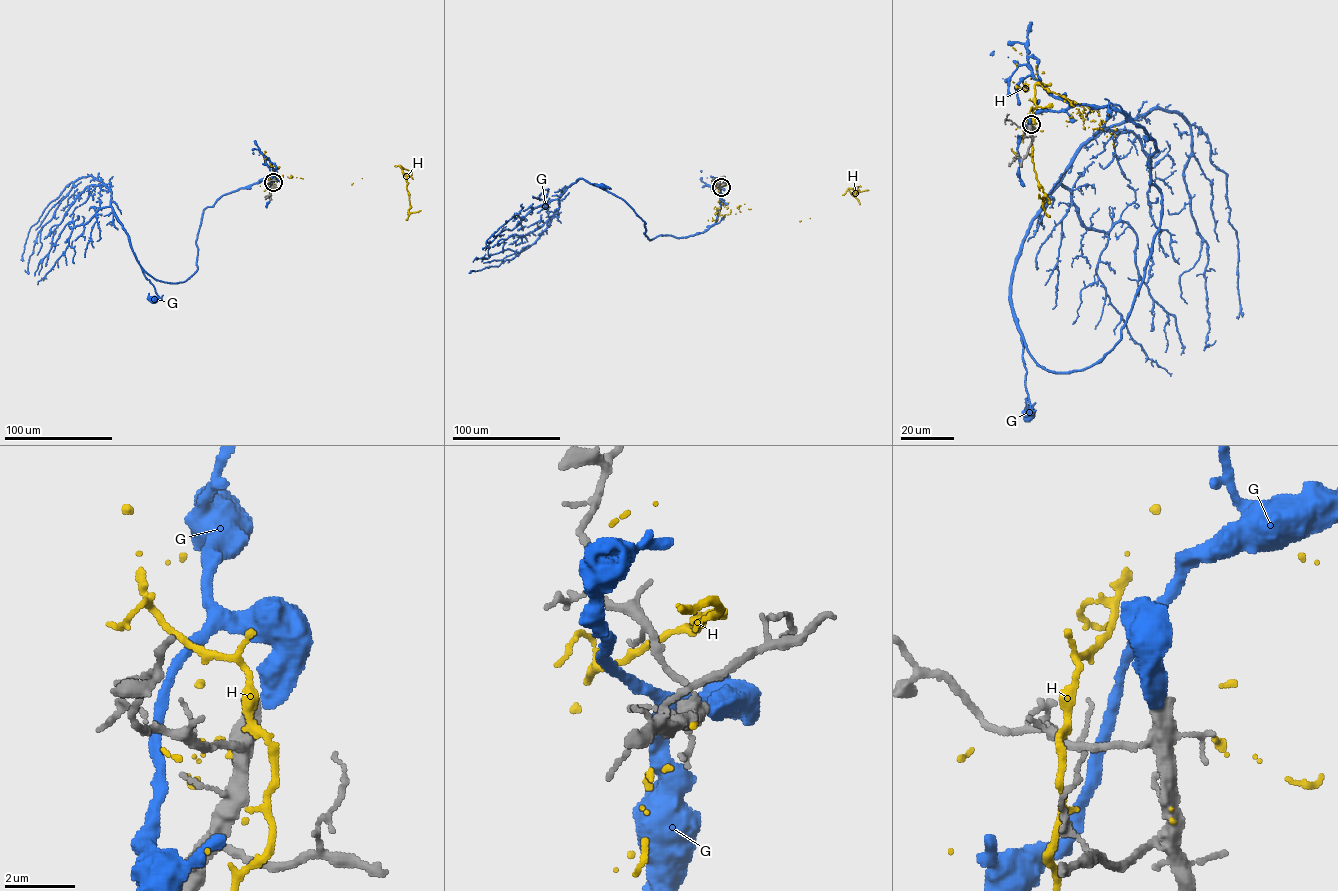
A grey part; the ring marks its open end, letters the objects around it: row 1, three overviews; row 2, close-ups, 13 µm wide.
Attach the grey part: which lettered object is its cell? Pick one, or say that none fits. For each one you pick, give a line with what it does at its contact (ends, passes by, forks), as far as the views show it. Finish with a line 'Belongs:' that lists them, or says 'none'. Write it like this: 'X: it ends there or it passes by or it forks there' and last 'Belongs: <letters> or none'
Belongs: none

